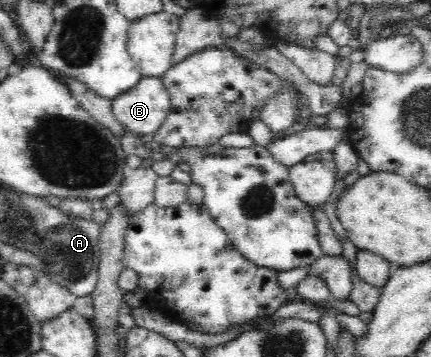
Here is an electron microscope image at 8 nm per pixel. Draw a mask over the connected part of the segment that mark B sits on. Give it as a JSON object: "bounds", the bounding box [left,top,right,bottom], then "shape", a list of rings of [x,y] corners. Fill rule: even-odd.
{"bounds":[111,77,171,136],"shape":[[[145,77],[125,93],[111,100],[112,114],[124,129],[137,136],[153,135],[169,114],[171,100],[160,77]]]}

